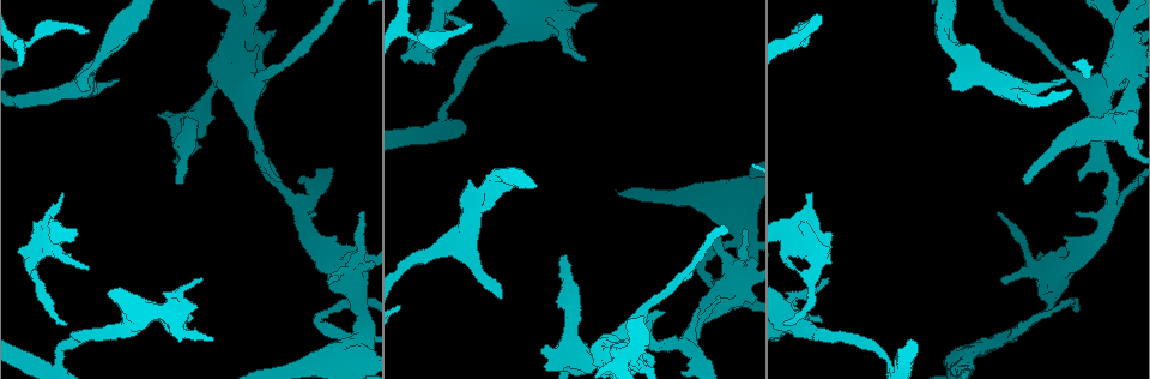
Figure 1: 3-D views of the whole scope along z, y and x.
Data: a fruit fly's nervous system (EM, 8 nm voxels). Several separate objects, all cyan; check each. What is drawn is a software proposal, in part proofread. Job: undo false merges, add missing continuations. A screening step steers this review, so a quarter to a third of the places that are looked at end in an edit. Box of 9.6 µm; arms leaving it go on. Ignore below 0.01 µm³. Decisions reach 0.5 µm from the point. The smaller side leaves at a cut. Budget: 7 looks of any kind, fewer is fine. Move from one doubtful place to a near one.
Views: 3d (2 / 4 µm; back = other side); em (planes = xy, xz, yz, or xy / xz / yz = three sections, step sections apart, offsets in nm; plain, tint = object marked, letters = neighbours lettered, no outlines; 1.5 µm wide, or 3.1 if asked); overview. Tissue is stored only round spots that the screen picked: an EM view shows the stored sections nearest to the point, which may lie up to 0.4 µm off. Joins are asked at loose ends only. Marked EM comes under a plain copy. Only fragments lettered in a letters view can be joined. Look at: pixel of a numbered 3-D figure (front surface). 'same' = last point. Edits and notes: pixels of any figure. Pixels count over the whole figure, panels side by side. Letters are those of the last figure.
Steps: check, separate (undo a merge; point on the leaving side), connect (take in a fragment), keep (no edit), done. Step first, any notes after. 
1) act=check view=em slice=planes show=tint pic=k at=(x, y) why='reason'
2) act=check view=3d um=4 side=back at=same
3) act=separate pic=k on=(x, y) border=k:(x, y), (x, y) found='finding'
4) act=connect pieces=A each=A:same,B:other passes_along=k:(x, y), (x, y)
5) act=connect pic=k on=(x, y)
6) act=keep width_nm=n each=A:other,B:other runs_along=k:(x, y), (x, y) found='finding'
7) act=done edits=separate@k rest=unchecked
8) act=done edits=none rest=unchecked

act=check view=em slice=planes show=letters pic=1 at=(1131, 94) why='sudden change in width'

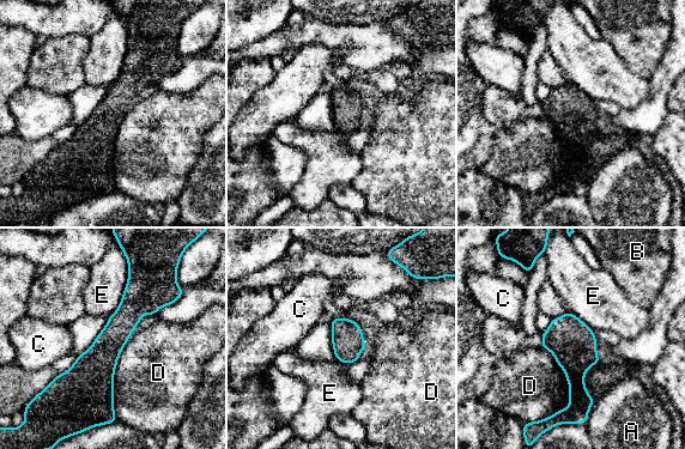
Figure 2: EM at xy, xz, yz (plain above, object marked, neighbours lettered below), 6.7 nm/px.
act=keep each=A:other,B:other,C:other,D:other,E:other border=2:(540, 345), (569, 386), (541, 420) found='all the same neuron'

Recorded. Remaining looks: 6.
act=check view=3d um=2 pic=1 at=(364, 339) why='abrupt turn'

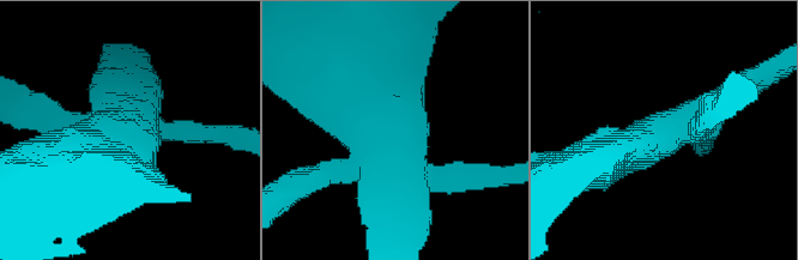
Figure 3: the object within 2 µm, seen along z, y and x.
act=check view=em slice=yz step=4 show=tint pic=3 at=(123, 125) arms=4 why='need the tissue'

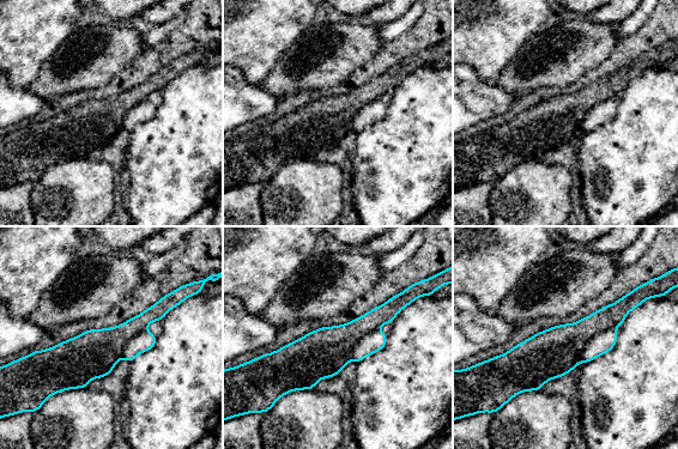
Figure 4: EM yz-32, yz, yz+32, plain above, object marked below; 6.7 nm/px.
act=check view=em slice=planes show=letters at=same

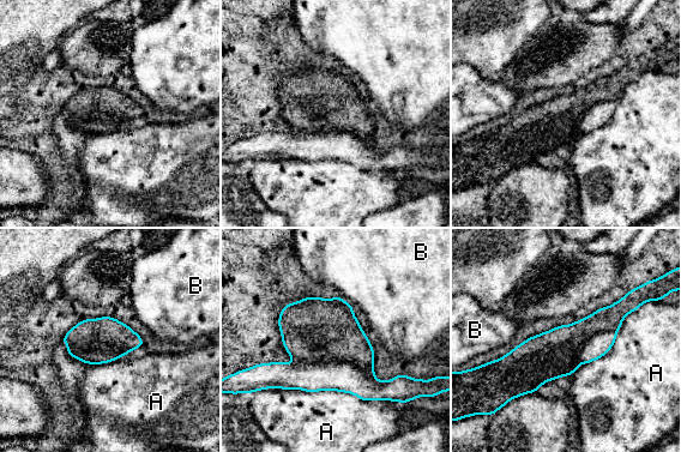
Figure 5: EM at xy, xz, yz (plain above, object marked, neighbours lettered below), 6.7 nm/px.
act=separate pic=5 on=(329, 375) width_nm=300 each=A:other,B:other border=5:(296, 360), (349, 361), (373, 371) found='a second neuron is stuck on'

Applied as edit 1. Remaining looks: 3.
act=check view=overview why='see it whole again'

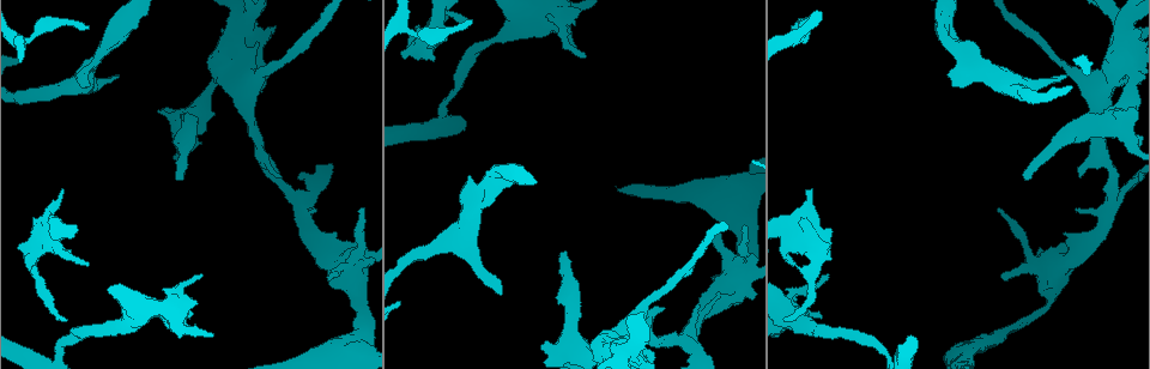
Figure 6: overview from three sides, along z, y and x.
act=check view=em slice=xy step=8 show=letters pic=6 at=(791, 27) why='an open end'

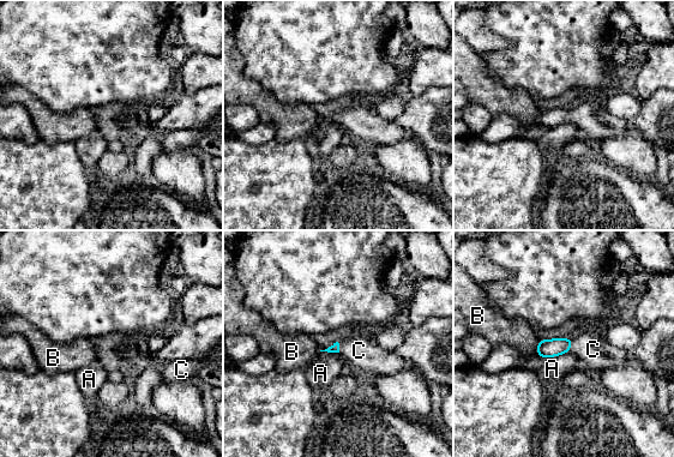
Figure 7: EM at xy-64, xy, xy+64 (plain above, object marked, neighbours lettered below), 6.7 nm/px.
act=check view=em slice=planes show=letters at=same

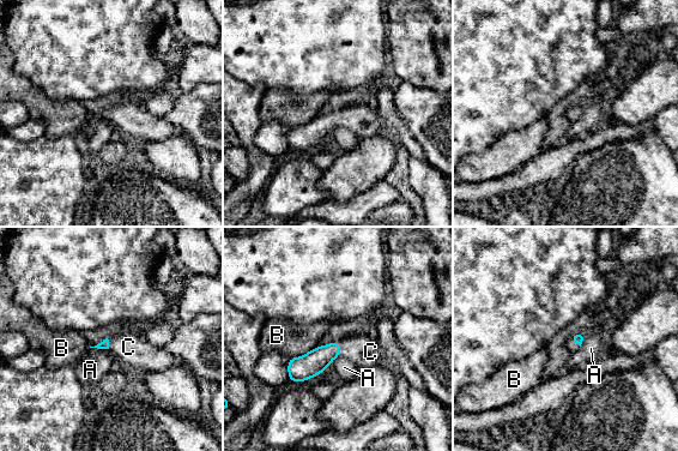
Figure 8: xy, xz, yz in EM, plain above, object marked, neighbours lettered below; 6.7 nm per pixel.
act=connect pieces=C each=A:other,B:other,C:same found='the neuron continues'

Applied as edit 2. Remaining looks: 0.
act=done edits=separate@5,connect@8 rest=unchecked

